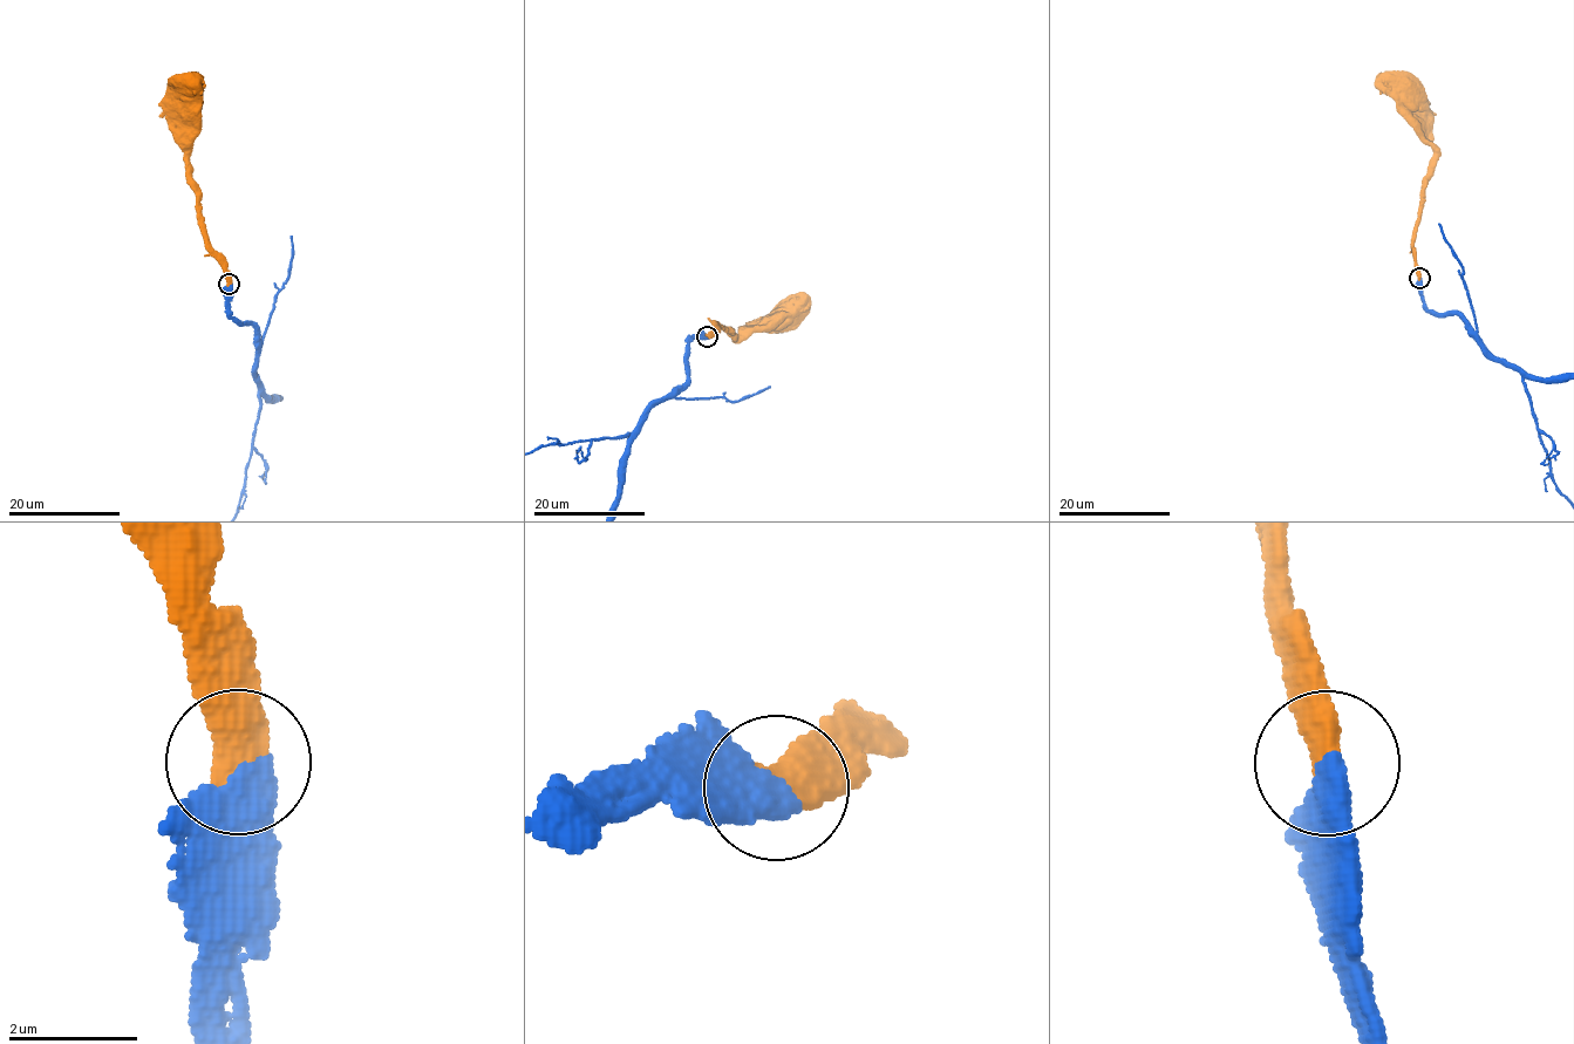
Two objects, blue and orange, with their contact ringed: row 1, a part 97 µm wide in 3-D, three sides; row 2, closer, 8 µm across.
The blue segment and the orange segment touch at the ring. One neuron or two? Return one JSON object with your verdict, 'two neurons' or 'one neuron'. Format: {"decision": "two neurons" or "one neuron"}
{"decision": "one neuron"}

